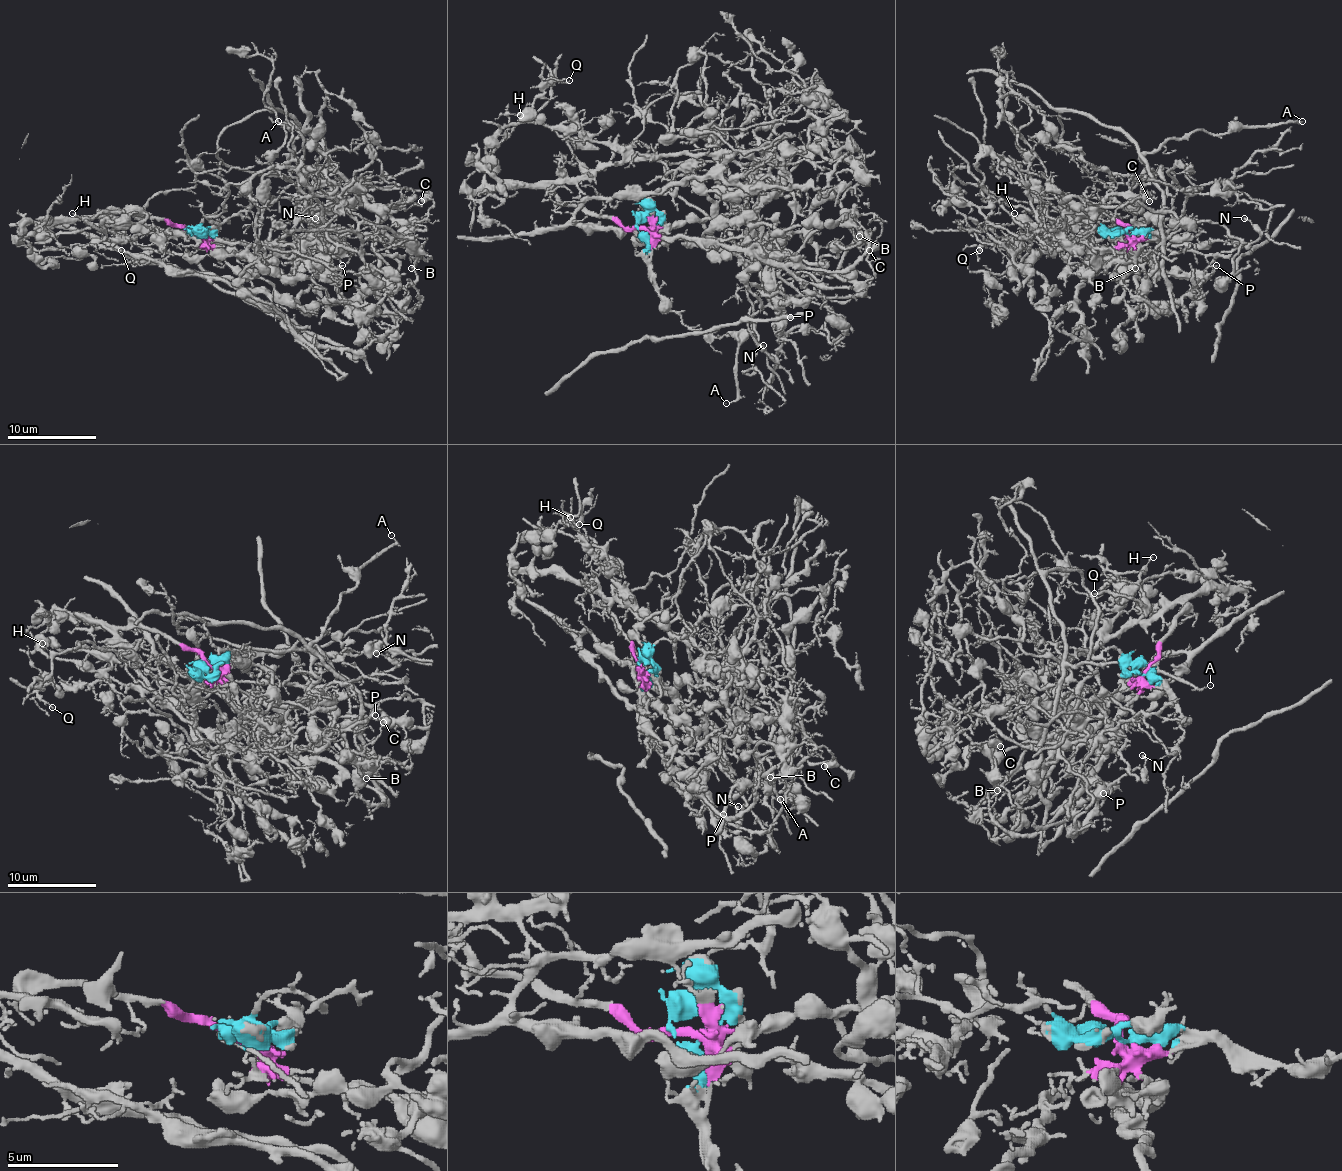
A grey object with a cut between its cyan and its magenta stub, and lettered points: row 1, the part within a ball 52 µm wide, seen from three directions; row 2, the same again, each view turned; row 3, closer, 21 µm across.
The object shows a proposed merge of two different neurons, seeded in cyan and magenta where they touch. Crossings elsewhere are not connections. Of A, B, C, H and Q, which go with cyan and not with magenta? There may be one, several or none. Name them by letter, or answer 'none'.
A, B, C, H, Q

